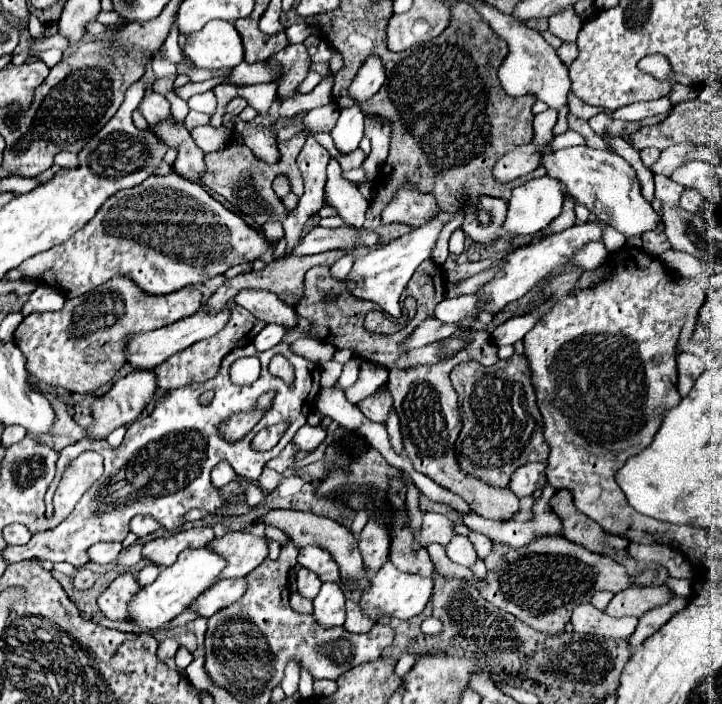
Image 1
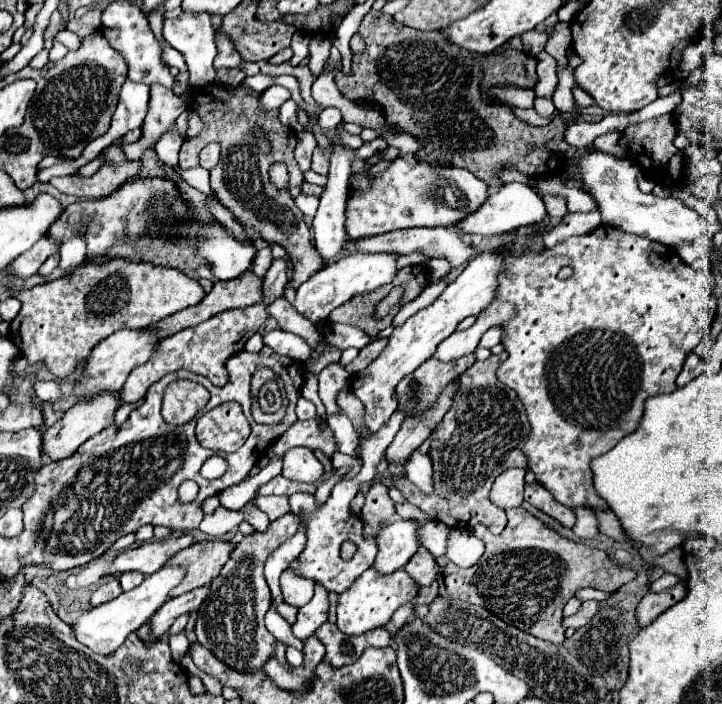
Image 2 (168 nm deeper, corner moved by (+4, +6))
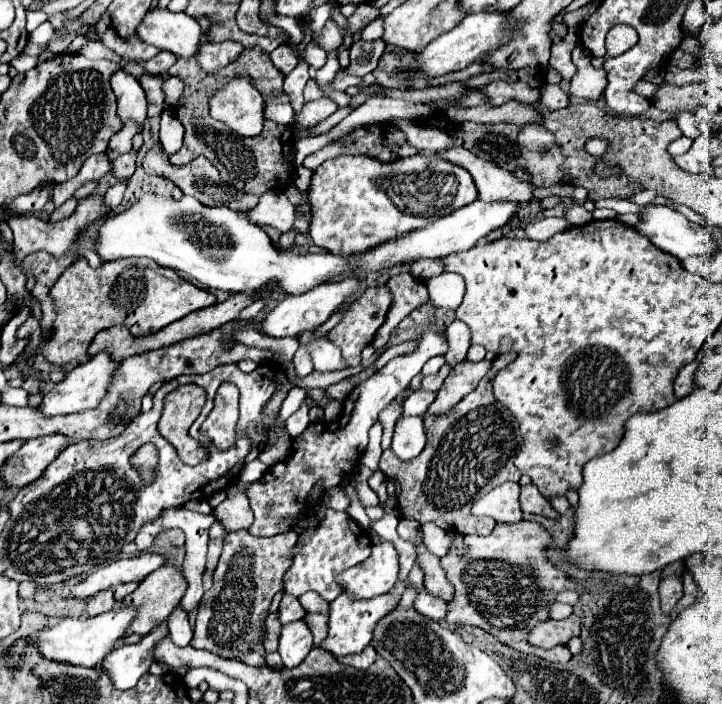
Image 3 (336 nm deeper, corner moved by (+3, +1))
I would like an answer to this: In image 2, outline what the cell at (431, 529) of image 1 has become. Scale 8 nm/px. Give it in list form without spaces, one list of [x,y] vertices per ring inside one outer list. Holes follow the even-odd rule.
[[[394,520],[390,522],[382,534],[378,534],[378,556],[374,560],[374,566],[382,574],[390,574],[398,568],[402,568],[408,558],[416,552],[420,546],[418,536],[418,520]]]

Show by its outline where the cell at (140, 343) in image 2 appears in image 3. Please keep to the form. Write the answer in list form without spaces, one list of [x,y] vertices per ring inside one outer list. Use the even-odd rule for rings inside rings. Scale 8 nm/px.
[[[103,353],[95,355],[91,361],[77,365],[61,383],[57,383],[49,393],[45,393],[37,411],[43,417],[57,417],[57,415],[71,415],[71,413],[79,413],[79,411],[95,407],[95,403],[103,399],[107,391],[107,383],[111,381],[111,375],[115,373],[117,367],[119,363],[115,363],[111,355],[103,355]]]

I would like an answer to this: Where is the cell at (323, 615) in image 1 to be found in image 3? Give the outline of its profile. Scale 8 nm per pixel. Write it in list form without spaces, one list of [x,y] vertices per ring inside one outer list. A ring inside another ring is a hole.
[[[303,619],[283,627],[279,637],[279,655],[285,669],[293,669],[299,663],[303,663],[303,659],[309,655],[311,649],[313,649],[313,635]]]

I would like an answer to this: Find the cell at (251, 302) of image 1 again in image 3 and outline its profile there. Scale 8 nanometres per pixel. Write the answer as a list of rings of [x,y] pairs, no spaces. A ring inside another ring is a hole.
[[[303,333],[299,341],[309,343],[311,359],[317,371],[339,371],[349,367],[347,361],[343,359],[339,347],[335,347],[329,339],[315,339],[313,333]]]

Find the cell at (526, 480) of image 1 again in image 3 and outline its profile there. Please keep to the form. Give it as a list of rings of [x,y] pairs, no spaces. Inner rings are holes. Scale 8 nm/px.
[[[503,483],[483,495],[473,505],[475,515],[493,517],[497,523],[519,523],[521,507],[519,507],[519,483]]]

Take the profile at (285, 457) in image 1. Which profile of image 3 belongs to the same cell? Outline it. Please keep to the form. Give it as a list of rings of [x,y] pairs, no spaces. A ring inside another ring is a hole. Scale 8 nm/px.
[[[423,325],[419,351],[415,351],[415,355],[393,359],[381,371],[361,381],[345,399],[345,413],[337,421],[333,423],[315,421],[303,431],[303,435],[293,439],[291,455],[285,461],[275,463],[271,469],[265,471],[265,475],[259,481],[247,487],[245,493],[249,497],[249,505],[255,517],[253,525],[247,531],[257,537],[271,537],[289,531],[291,521],[309,511],[309,497],[319,481],[323,481],[323,491],[327,491],[349,479],[357,467],[357,463],[353,461],[357,461],[367,447],[369,429],[377,423],[377,415],[397,397],[397,393],[401,393],[409,385],[409,381],[421,371],[429,357],[445,353],[447,339],[437,333],[435,325]]]

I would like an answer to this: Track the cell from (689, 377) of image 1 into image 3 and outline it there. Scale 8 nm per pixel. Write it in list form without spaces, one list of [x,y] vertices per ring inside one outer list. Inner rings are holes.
[[[697,361],[687,363],[685,367],[681,367],[681,371],[679,371],[677,379],[675,379],[675,399],[683,399],[695,389],[695,385],[693,385],[695,371],[697,371]]]

